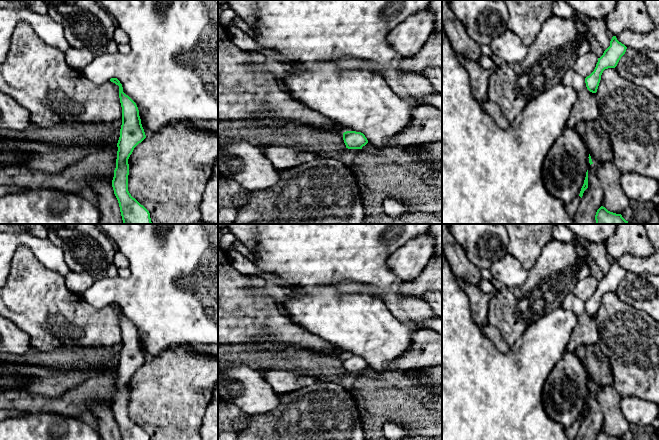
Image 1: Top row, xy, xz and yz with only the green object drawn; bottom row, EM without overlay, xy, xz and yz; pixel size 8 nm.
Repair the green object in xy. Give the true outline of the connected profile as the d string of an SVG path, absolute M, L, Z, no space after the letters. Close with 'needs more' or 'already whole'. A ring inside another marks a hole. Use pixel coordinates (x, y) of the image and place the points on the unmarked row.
M111 302L110 305L119 310L122 331L122 349L117 367L116 392L112 404L114 418L119 427L121 440L150 440L149 435L128 415L128 383L134 372L146 362L139 334L136 327L123 316L120 305L117 302Z; already whole

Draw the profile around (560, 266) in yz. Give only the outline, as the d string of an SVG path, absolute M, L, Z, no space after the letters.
M574 238L571 242L561 242L551 240L540 252L534 267L528 270L526 281L518 287L502 286L496 291L495 296L489 304L489 313L487 322L496 327L502 334L507 344L512 347L516 340L524 333L526 328L537 321L539 318L546 316L553 310L562 307L564 298L572 293L579 280L591 276L591 269L588 261L591 259L584 242Z

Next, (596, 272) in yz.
M592 258L588 261L588 264L591 269L591 276L595 278L598 282L600 282L605 274L602 272L598 264Z

